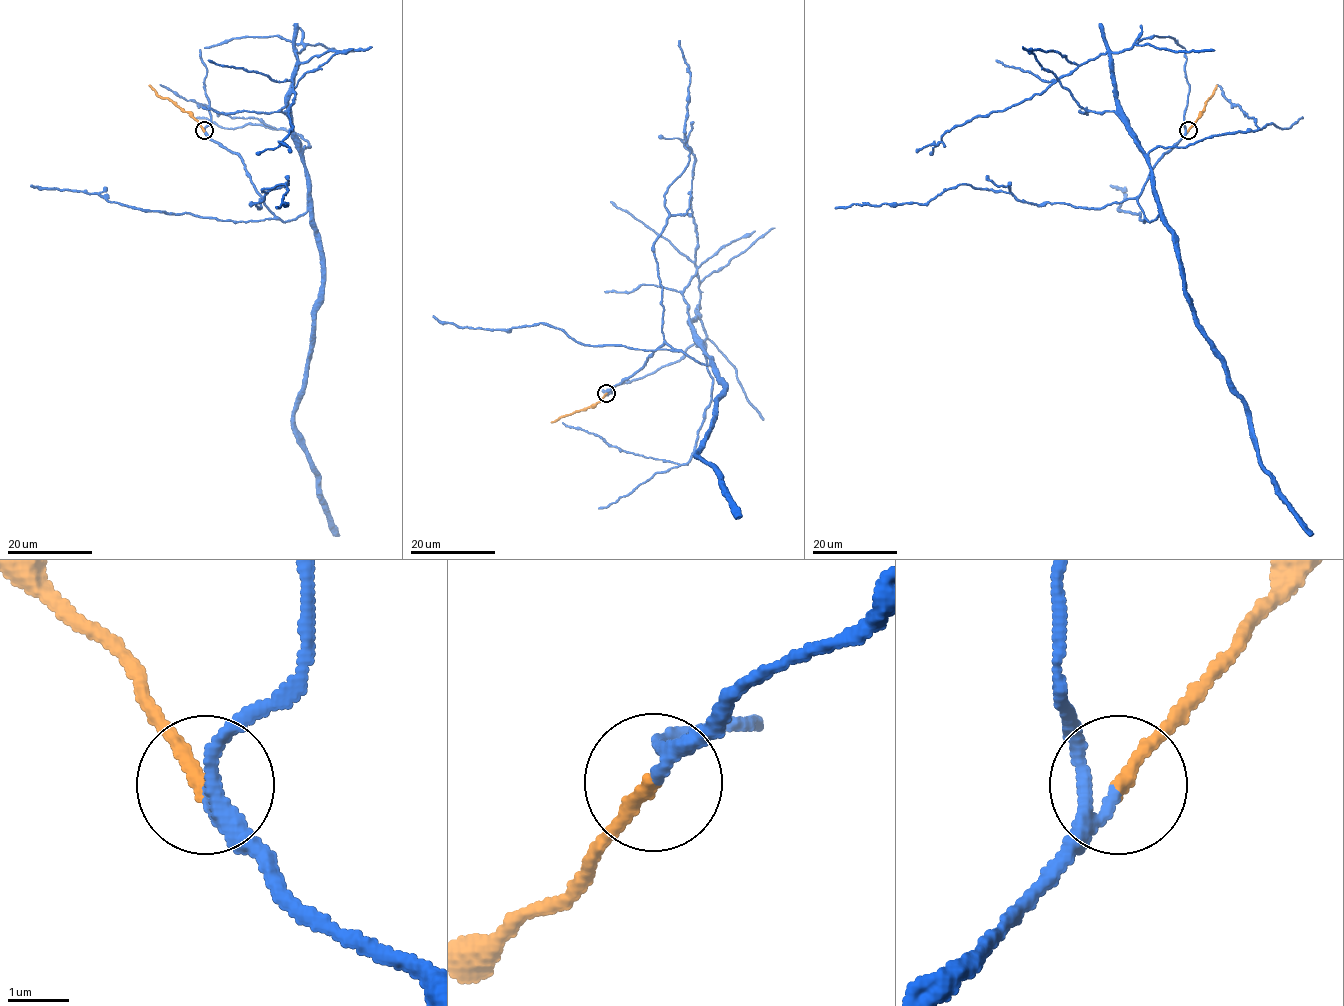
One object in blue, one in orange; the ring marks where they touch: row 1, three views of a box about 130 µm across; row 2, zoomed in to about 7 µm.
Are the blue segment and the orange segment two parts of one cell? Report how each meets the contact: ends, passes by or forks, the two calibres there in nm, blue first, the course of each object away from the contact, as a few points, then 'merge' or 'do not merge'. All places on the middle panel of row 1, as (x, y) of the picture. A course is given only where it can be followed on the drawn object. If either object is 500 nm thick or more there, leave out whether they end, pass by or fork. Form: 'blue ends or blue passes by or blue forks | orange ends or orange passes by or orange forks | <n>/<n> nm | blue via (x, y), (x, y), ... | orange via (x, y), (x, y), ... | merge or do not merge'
blue passes by | orange ends | 150/240 nm | blue via (606, 393), (664, 343), (710, 364), (690, 325), (698, 316), (700, 289), (694, 155), (679, 139), (658, 137) | orange via (606, 393), (591, 407), (576, 410), (551, 423) | merge

